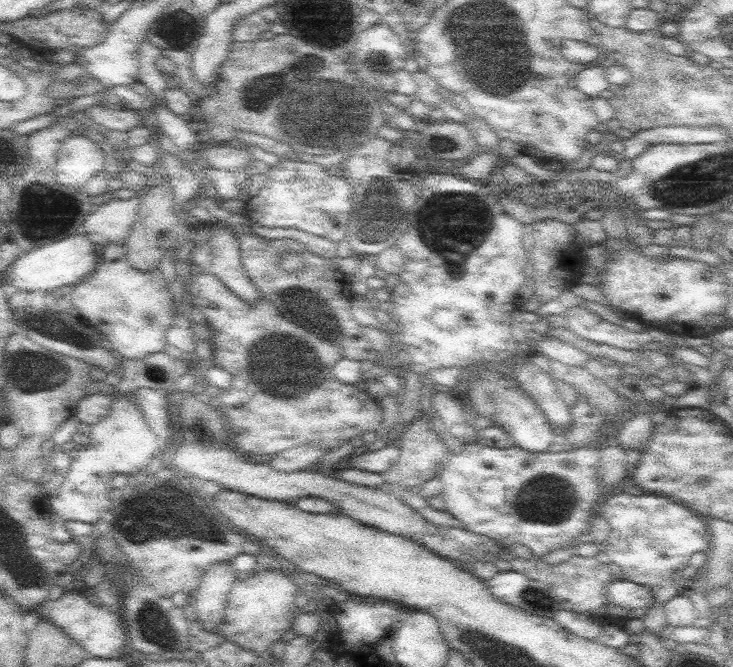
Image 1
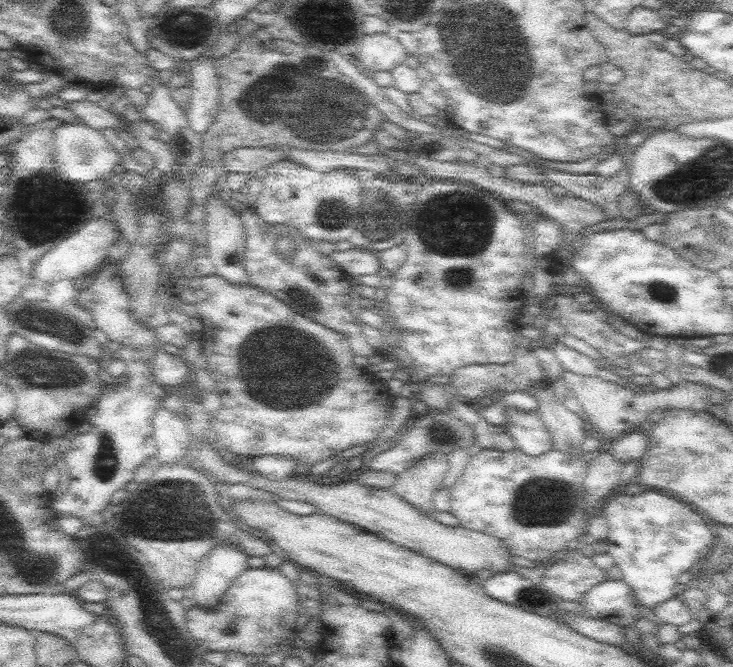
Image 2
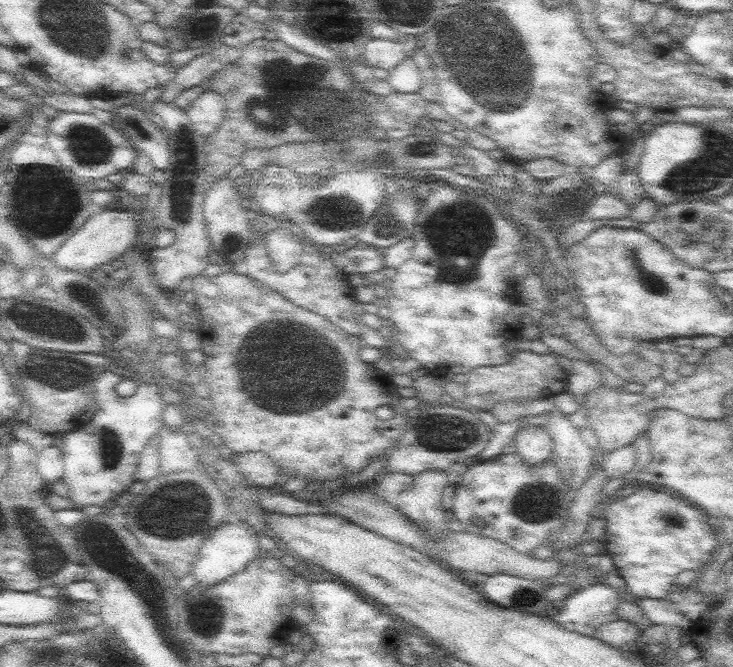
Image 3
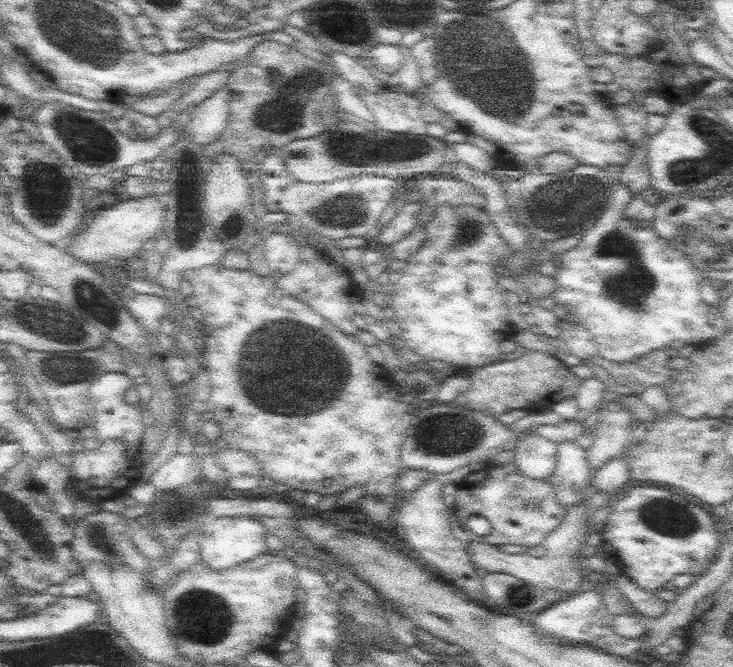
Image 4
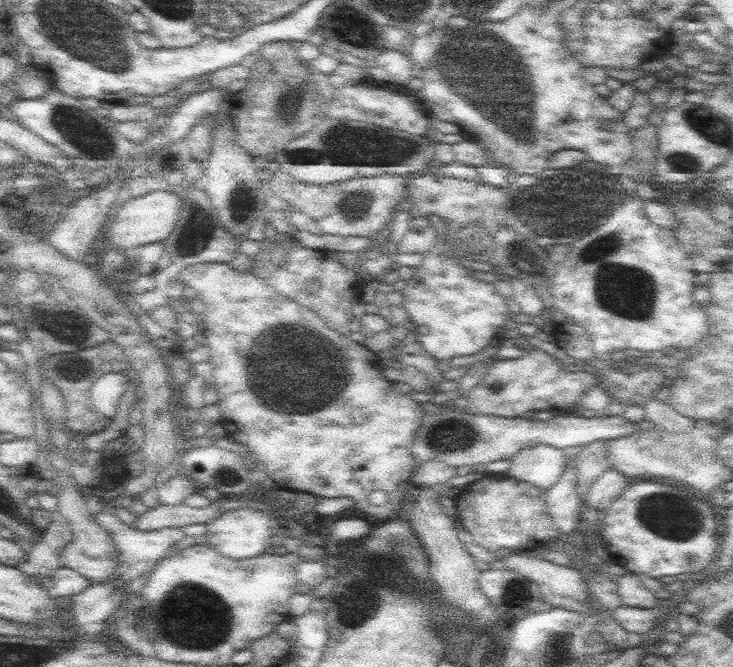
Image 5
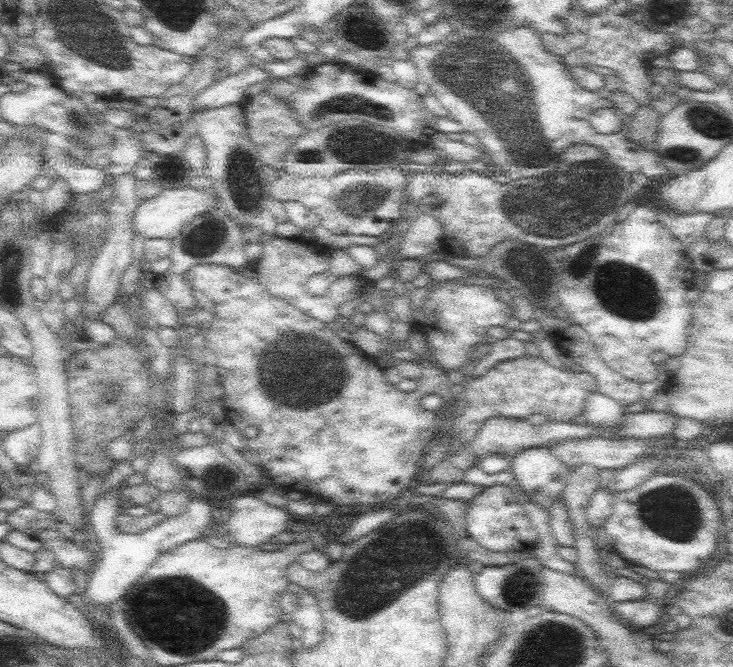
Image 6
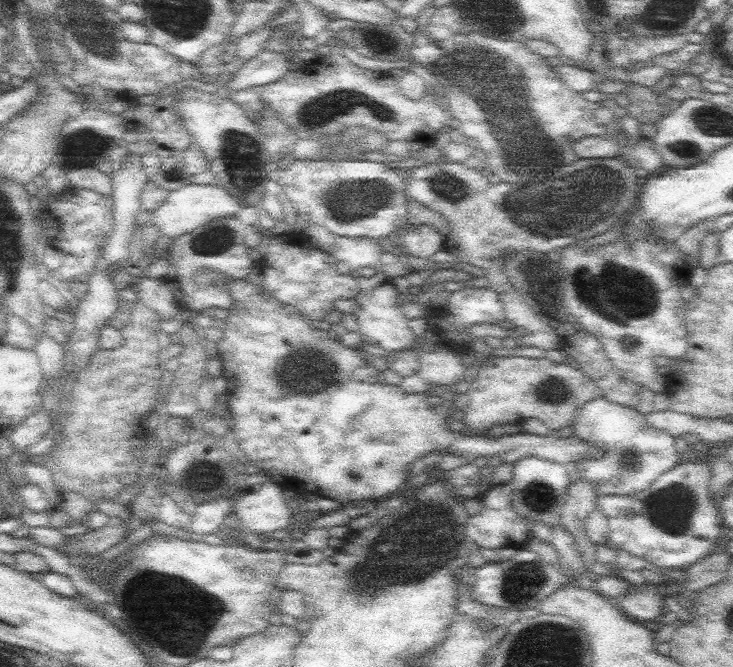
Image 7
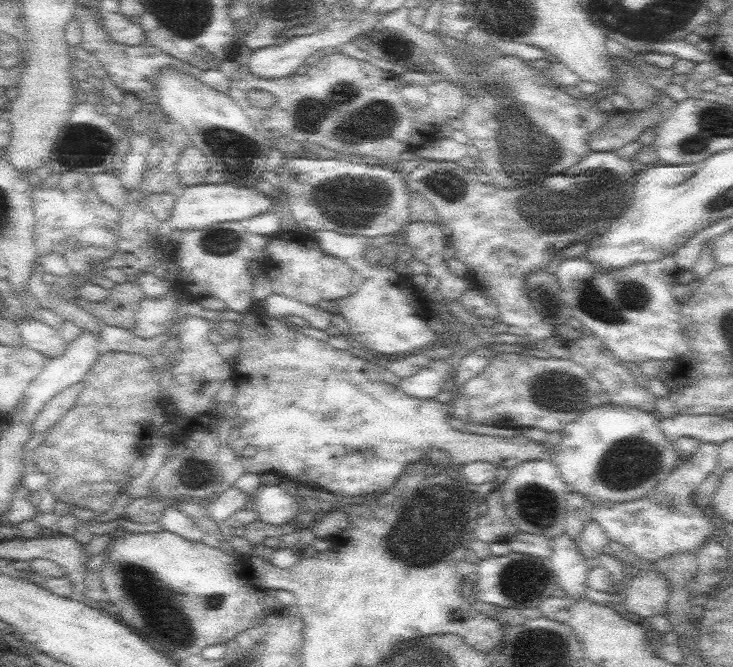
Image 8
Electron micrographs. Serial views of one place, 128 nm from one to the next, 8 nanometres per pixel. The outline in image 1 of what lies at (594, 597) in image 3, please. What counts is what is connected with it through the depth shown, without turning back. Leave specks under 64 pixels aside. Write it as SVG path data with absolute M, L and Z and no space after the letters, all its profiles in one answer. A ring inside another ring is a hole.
M616 577L607 588L608 612L614 606L627 610L625 620L643 619L653 599L653 590L649 586L636 584L630 580Z

